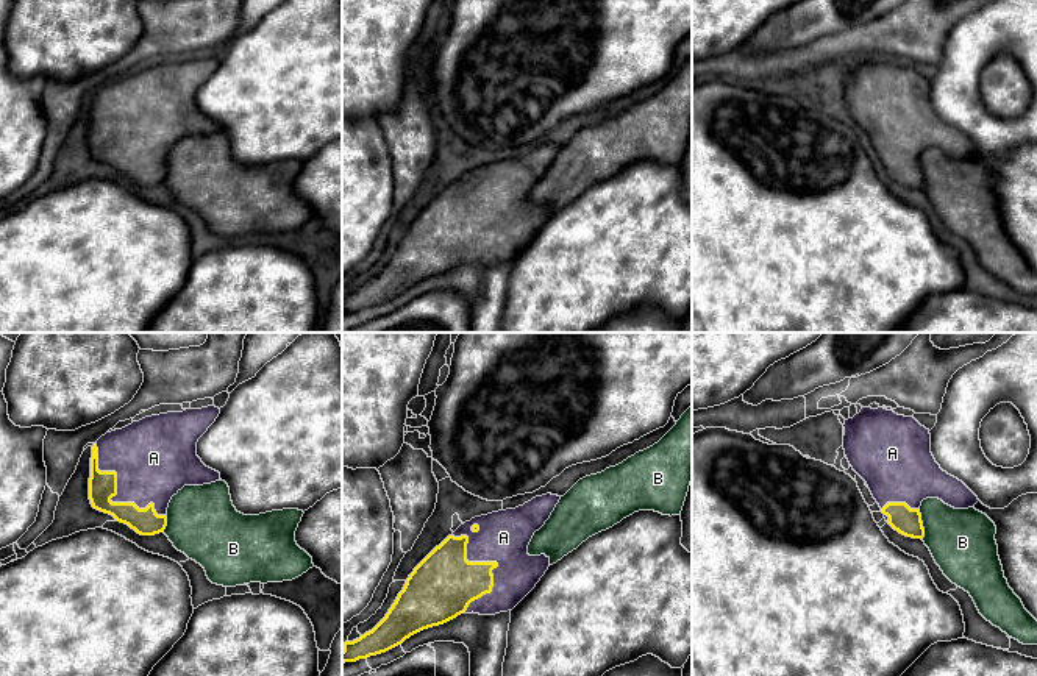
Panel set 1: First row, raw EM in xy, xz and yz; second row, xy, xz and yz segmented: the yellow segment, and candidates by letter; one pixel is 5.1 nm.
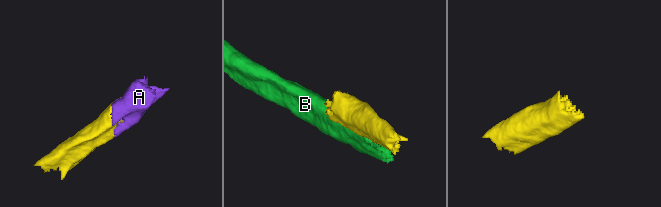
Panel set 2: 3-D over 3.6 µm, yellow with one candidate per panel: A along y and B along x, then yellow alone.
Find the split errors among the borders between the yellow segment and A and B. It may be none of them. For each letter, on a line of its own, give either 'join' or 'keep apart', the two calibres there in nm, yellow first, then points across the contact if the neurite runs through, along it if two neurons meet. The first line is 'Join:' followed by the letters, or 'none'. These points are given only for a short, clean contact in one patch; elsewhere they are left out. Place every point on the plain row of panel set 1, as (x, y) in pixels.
Join: A
A: join; calibres 140 and 380 nm
B: keep apart; calibres 140 and 340 nm

